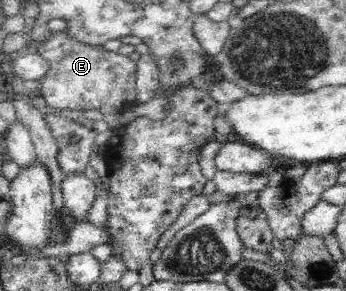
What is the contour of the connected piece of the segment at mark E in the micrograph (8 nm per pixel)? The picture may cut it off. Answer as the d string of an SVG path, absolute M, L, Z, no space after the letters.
M65 29L51 31L52 38L39 45L38 53L48 61L48 74L38 80L39 94L44 98L47 111L83 110L86 113L101 106L123 105L137 98L137 61L118 51L108 51L102 46L81 46L65 36Z

